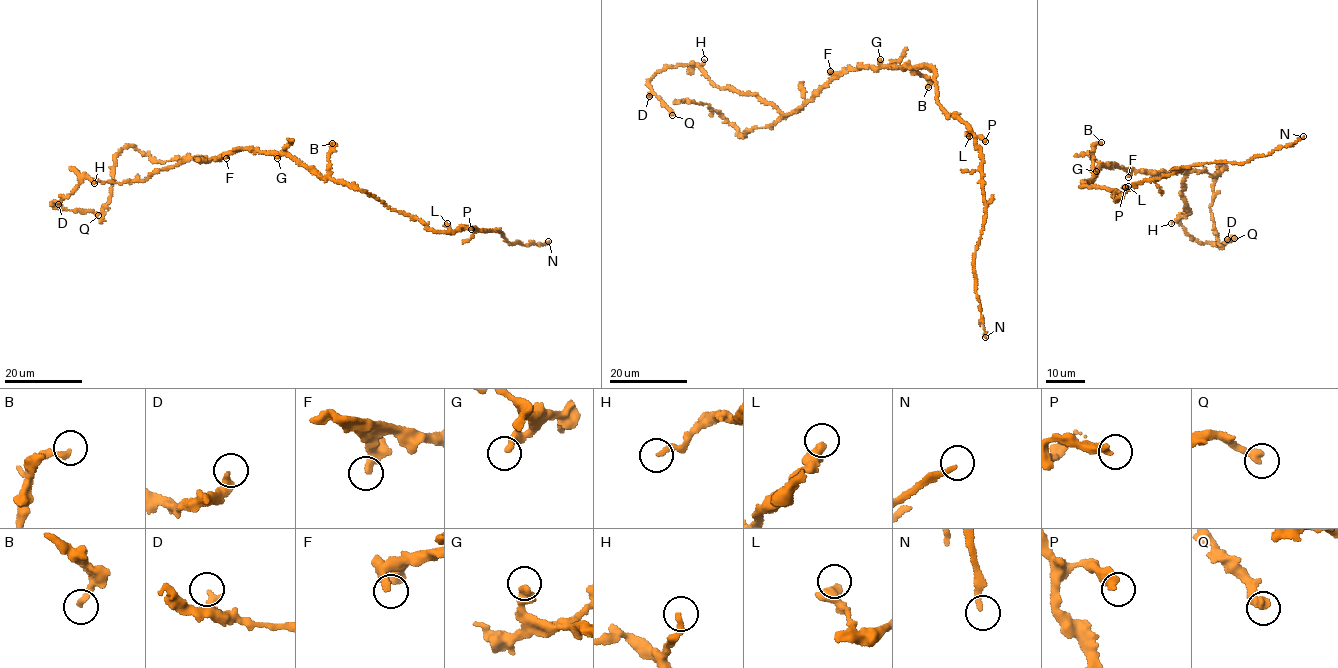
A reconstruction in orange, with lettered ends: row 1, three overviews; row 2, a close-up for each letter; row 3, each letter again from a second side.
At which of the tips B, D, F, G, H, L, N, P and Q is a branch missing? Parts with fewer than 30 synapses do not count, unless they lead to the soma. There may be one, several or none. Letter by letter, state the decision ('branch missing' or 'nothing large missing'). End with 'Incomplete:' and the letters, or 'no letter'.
B: nothing large missing
D: nothing large missing
F: nothing large missing
G: nothing large missing
H: branch missing
L: nothing large missing
N: branch missing
P: nothing large missing
Q: nothing large missing
Incomplete: H, N

